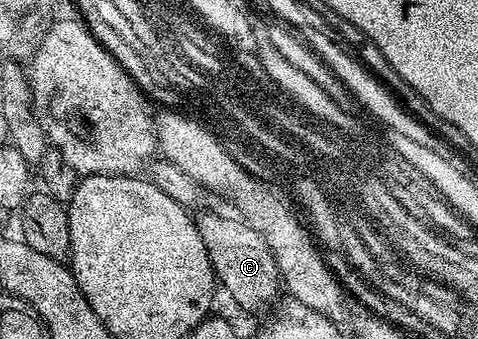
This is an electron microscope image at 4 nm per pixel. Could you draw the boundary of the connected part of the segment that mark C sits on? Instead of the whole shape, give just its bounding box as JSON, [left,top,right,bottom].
[196,215,282,311]

